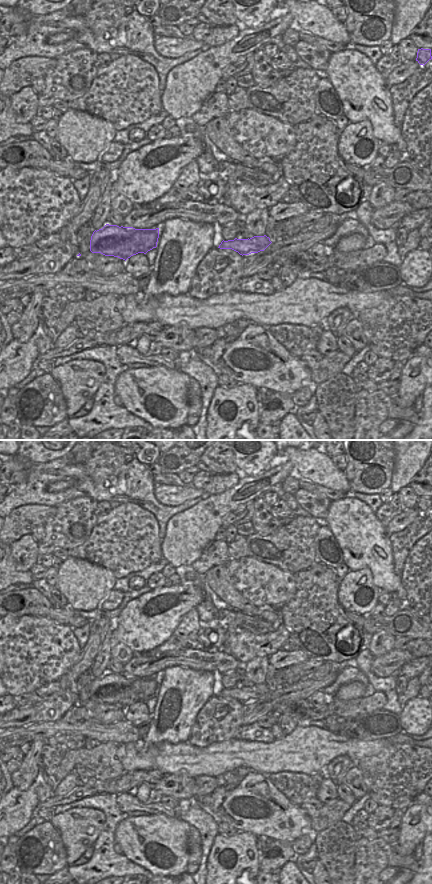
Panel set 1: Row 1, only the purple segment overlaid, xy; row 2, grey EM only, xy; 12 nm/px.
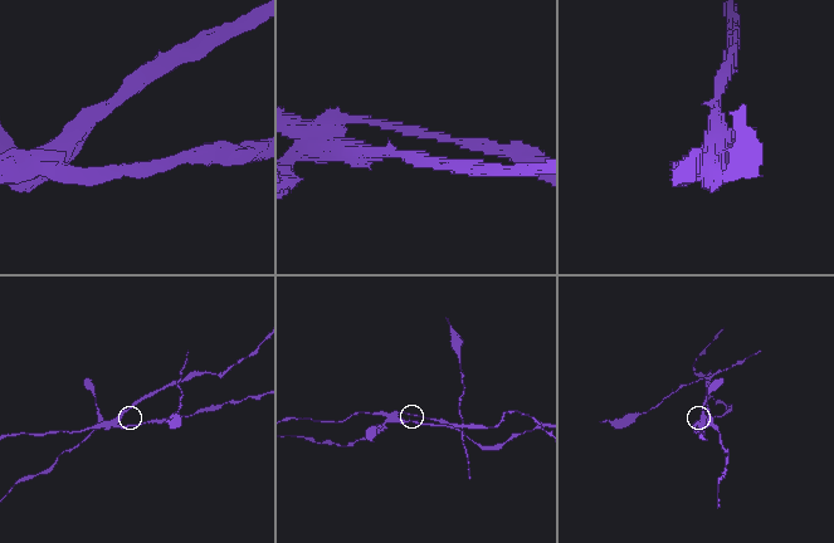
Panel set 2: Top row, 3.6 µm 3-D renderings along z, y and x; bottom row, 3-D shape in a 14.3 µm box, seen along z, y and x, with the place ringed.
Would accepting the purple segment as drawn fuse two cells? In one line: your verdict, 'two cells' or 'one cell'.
two cells

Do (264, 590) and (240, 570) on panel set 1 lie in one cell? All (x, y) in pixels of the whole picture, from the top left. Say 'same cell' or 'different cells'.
same cell

